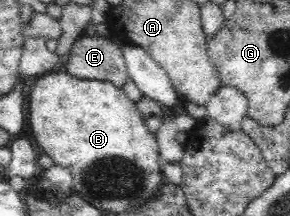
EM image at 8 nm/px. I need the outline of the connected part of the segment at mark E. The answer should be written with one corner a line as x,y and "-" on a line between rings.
83,34
75,40
69,53
71,57
66,68
73,77
111,82
114,87
119,89
124,87
124,83
129,78
124,53
116,38
109,39
108,36
90,37

